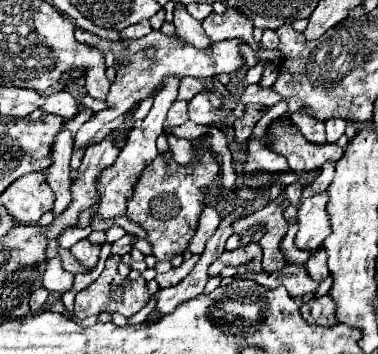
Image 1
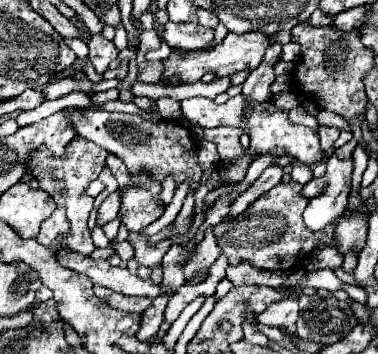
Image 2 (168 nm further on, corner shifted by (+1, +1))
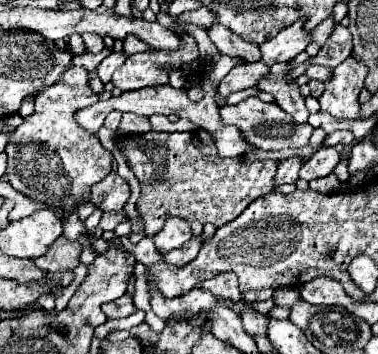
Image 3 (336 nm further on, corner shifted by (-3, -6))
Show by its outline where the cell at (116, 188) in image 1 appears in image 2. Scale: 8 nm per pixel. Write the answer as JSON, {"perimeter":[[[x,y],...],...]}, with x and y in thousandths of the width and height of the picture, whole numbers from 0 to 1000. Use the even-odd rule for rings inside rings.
{"perimeter":[[[370,492],[370,520],[323,542],[323,627],[344,655],[376,655],[407,621],[434,605],[434,576],[423,565],[429,525],[392,492]]]}

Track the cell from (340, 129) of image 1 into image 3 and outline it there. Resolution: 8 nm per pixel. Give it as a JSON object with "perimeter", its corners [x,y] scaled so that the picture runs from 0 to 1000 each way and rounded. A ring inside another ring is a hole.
{"perimeter":[[[852,415],[841,432],[831,432],[794,477],[794,506],[820,511],[841,500],[862,500],[878,489],[878,477],[894,466],[899,432],[884,415]]]}

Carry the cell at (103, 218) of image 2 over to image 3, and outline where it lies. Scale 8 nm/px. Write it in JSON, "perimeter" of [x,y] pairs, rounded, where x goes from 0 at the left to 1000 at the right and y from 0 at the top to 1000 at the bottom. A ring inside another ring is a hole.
{"perimeter":[[[296,483],[280,506],[270,506],[270,517],[254,517],[243,528],[238,568],[270,596],[323,596],[339,556],[344,556],[339,517],[307,483]]]}

